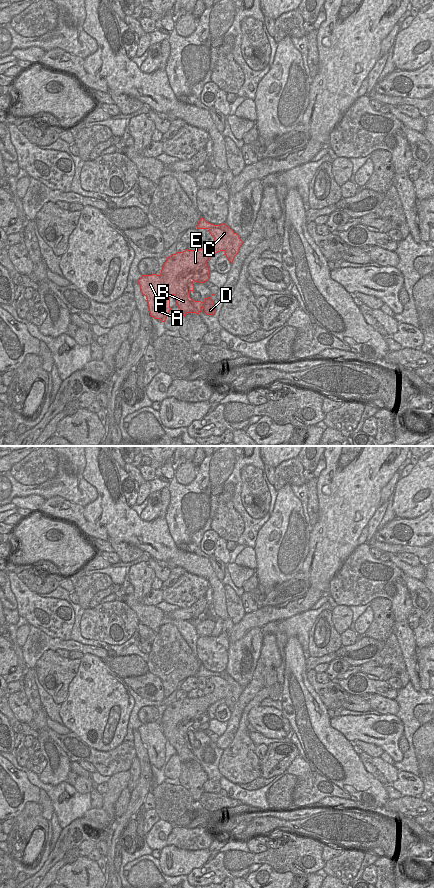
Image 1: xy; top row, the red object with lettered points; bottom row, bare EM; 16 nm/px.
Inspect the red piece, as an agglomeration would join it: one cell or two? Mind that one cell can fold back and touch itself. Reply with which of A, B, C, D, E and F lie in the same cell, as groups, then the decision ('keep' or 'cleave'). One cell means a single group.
A F / B C D E; cleave

